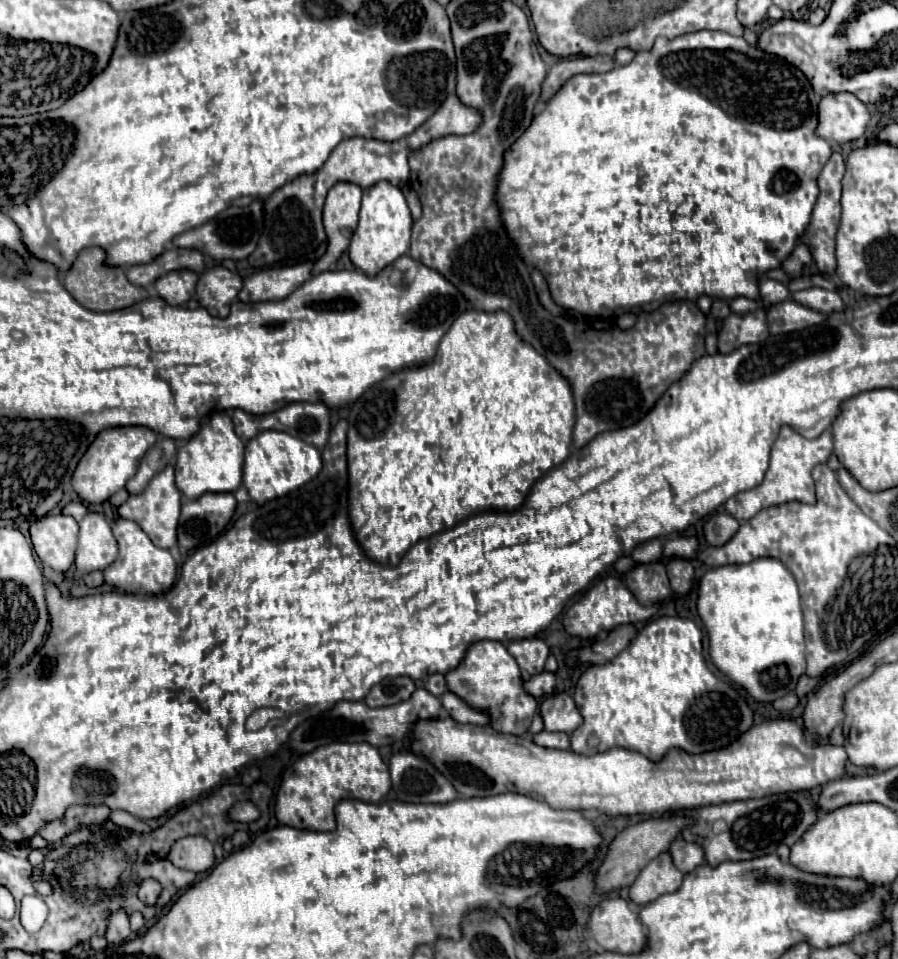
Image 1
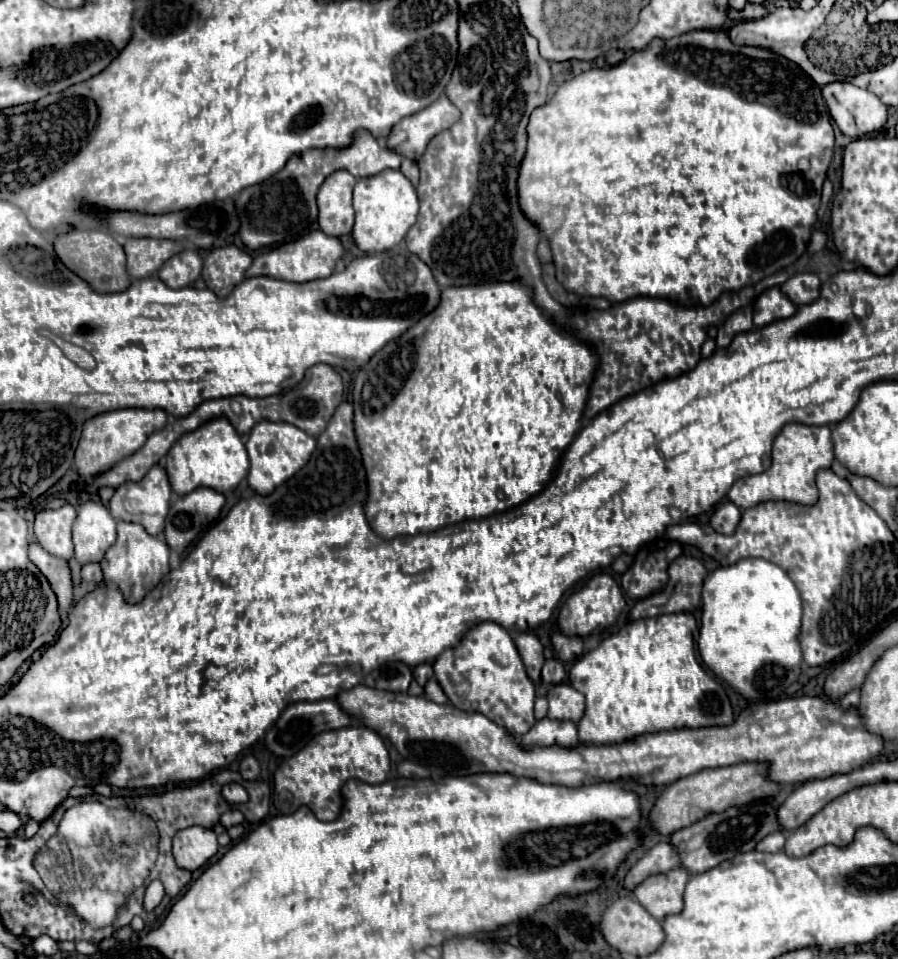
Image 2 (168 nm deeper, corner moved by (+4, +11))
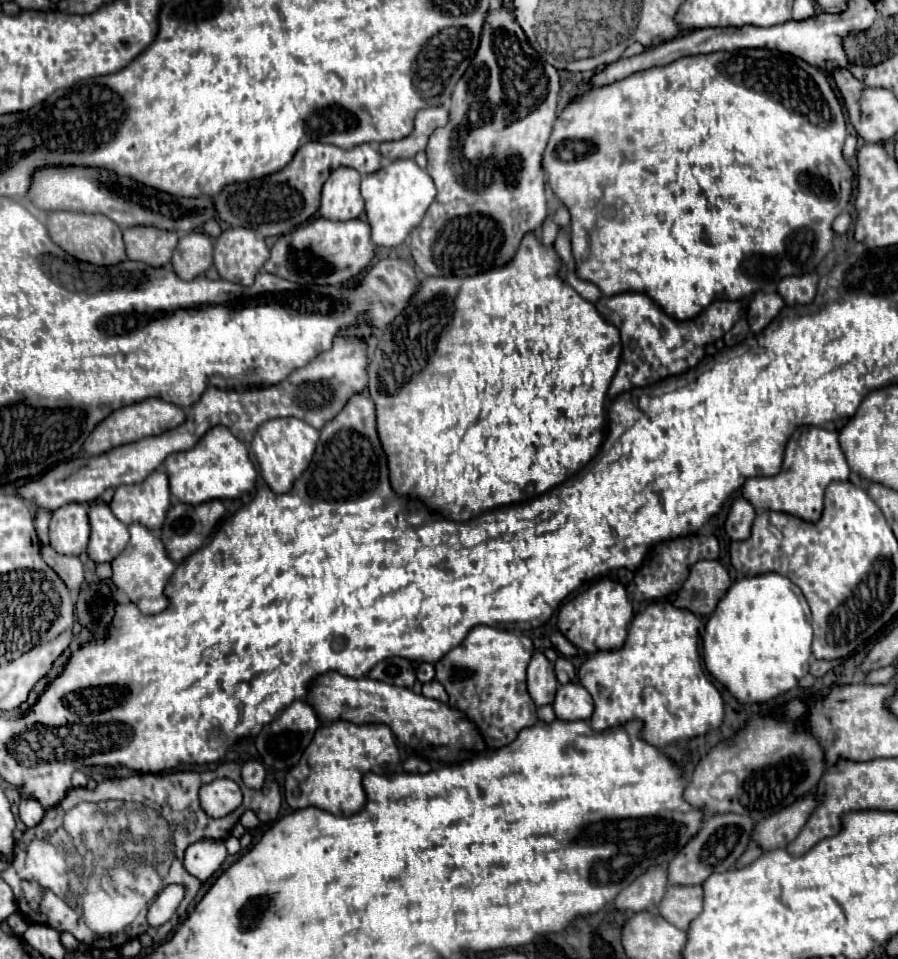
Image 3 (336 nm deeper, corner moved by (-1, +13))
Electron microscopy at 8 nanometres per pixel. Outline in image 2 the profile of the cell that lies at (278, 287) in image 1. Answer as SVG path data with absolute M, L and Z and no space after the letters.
M311 231L305 237L301 237L299 241L293 243L285 243L279 245L271 251L265 251L261 255L257 255L251 263L251 267L247 269L245 277L257 277L257 275L265 275L265 277L273 277L273 279L283 279L283 281L297 281L297 283L305 283L305 281L313 281L313 279L323 279L329 277L335 269L337 259L343 255L343 247L339 243L339 239L325 235L323 231Z

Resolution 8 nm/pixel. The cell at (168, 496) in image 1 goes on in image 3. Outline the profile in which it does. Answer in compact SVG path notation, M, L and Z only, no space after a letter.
M152 471L140 485L120 485L110 503L122 523L142 523L150 531L160 531L168 507L170 491L164 471Z

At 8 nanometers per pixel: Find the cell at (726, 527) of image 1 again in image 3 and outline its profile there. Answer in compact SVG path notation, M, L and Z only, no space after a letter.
M736 499L730 507L730 513L728 513L728 519L726 519L726 533L730 539L734 541L744 541L750 537L750 531L752 531L752 521L756 517L756 511L754 507L746 501L746 499Z

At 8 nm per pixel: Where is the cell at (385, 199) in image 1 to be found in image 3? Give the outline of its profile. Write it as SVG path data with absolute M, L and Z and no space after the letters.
M396 159L362 177L362 197L366 201L368 223L372 225L372 241L382 247L398 247L422 221L426 209L436 199L436 187L432 177L418 167L414 159Z

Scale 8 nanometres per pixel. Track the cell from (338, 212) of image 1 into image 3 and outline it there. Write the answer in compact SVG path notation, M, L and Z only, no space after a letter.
M338 167L330 173L322 187L320 215L332 221L358 219L364 211L360 195L360 173L352 167Z

